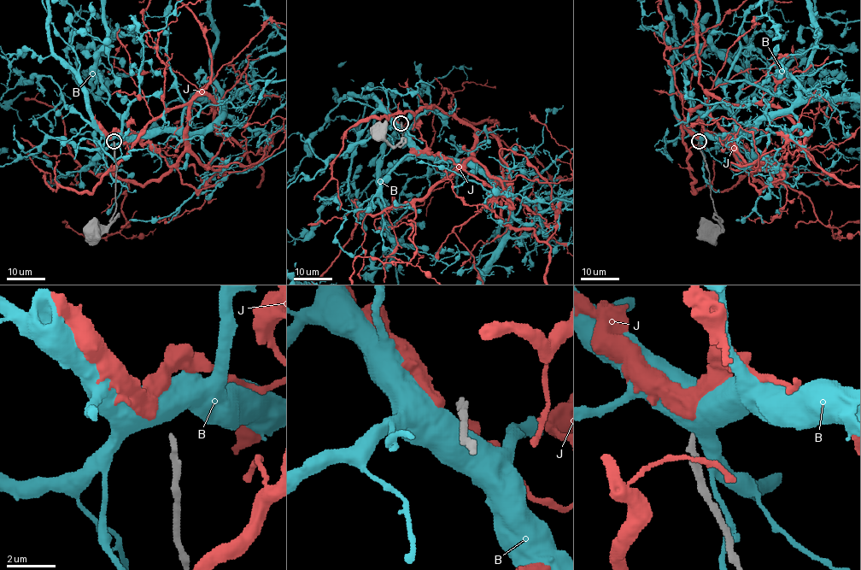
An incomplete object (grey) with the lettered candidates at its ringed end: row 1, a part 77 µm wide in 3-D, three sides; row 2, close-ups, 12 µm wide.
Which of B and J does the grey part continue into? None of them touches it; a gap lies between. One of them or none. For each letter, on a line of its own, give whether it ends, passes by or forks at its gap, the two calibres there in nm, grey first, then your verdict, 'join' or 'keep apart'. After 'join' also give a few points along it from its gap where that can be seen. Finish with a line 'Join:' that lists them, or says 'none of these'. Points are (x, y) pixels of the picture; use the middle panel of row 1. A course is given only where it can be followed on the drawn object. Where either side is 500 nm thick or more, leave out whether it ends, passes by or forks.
B: 200 nm thick on the grey side, 750 nm on the other; keep apart
J: 200 nm thick on the grey side, 550 nm on the other; keep apart
Join: none of these

